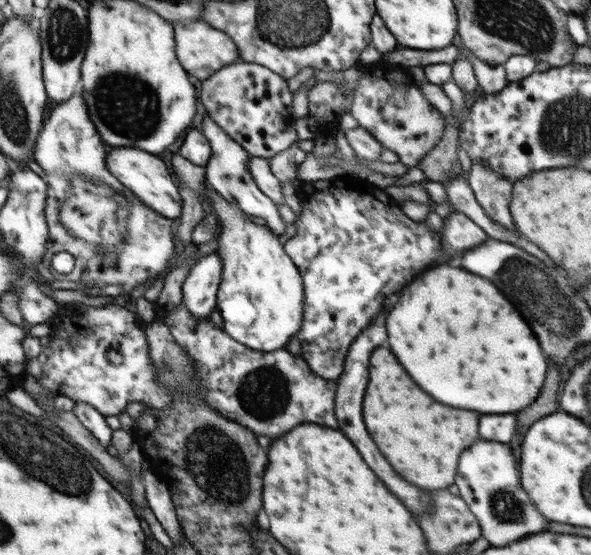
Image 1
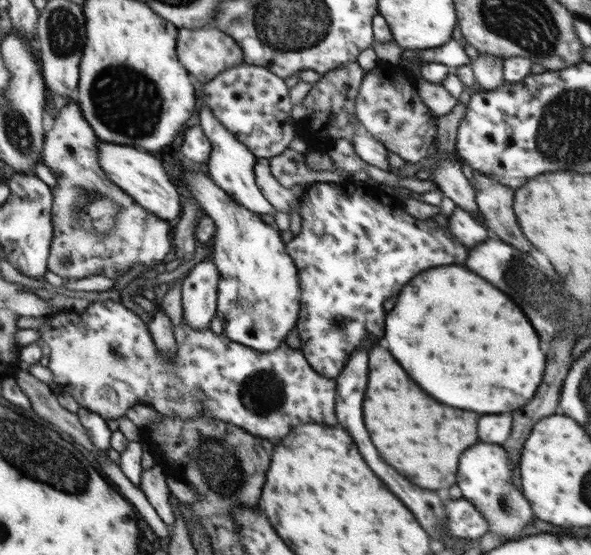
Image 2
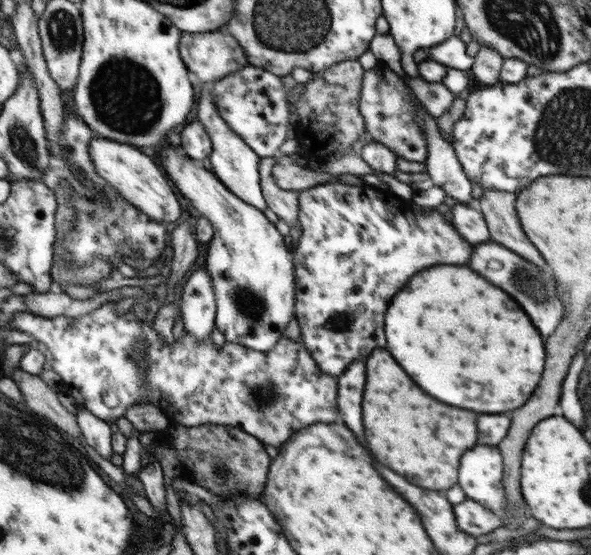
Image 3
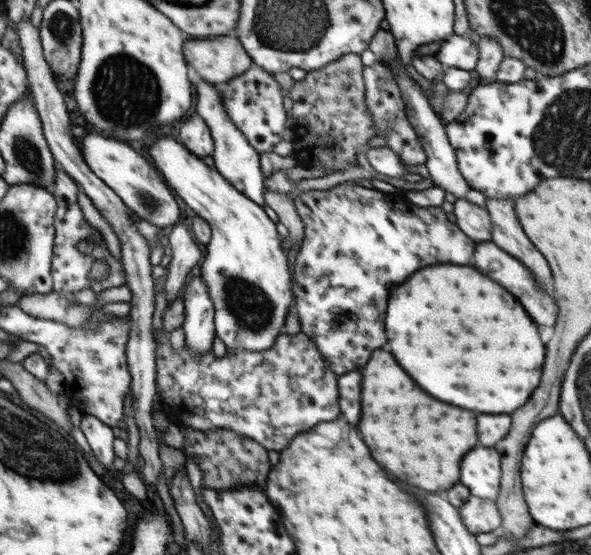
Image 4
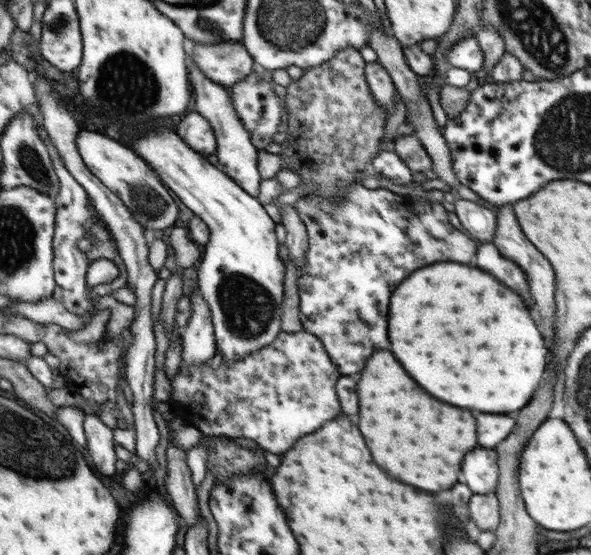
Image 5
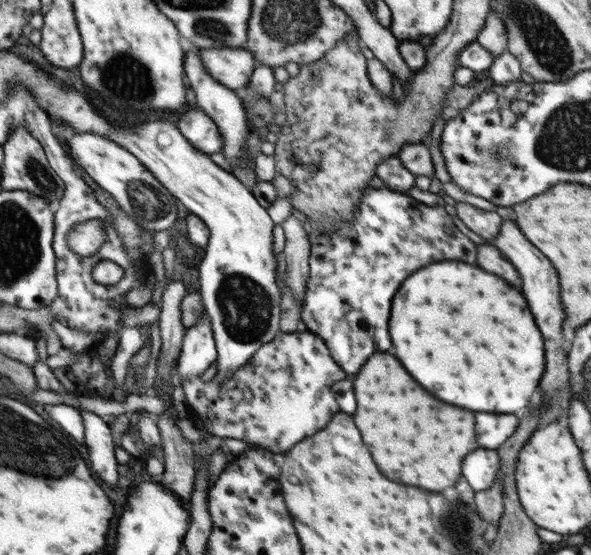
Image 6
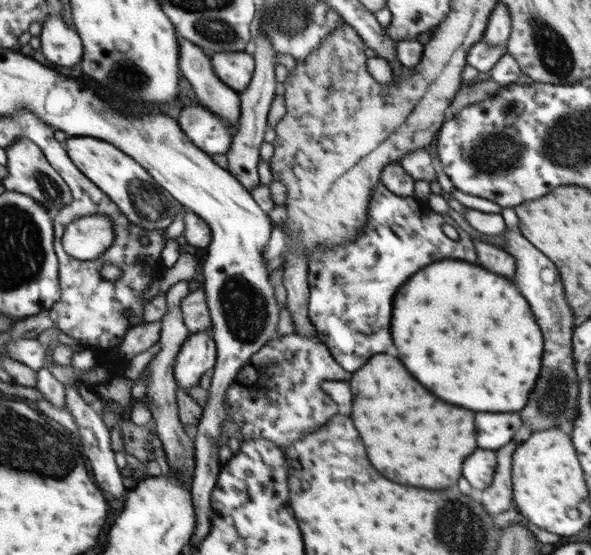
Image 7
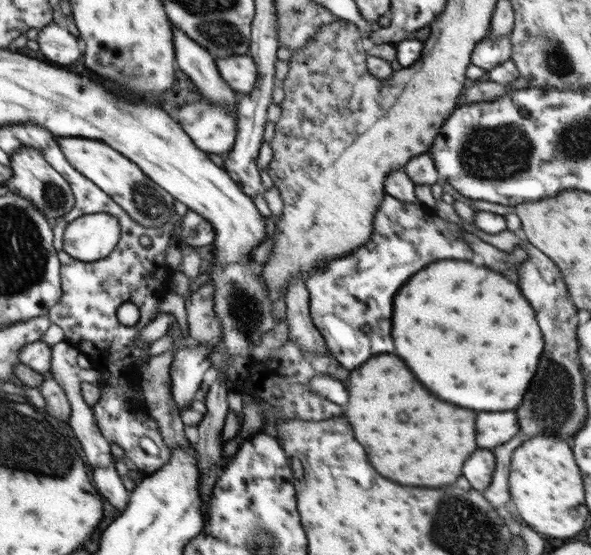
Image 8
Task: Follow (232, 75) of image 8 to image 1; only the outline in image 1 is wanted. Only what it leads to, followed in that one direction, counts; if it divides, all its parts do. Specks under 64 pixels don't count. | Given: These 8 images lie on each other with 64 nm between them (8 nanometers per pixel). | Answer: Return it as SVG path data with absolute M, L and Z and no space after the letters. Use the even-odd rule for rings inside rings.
M172 21L175 36L175 53L180 64L194 79L206 80L224 65L240 60L240 52L234 41L221 30L212 28L207 22L200 21Z

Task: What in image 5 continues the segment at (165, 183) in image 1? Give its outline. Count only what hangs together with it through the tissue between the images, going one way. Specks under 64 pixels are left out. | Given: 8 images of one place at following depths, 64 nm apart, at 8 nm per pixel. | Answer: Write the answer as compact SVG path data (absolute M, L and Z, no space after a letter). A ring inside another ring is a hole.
M88 128L80 129L75 144L90 173L117 194L142 228L167 233L175 226L174 223L178 220L178 204L155 171L130 146Z

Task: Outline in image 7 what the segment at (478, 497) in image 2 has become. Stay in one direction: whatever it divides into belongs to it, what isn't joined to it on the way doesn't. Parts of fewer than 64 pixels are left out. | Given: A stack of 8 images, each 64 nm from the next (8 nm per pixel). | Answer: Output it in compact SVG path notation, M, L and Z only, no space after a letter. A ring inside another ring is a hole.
M476 448L466 460L464 460L464 478L472 484L476 493L490 486L497 466L497 456L492 450Z

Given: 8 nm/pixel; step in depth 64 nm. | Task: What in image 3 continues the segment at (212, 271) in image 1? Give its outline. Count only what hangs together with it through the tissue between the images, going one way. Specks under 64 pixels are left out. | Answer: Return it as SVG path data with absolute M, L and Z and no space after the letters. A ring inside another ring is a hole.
M202 266L180 287L180 309L184 330L192 333L198 341L210 337L215 327L216 301L212 276Z

